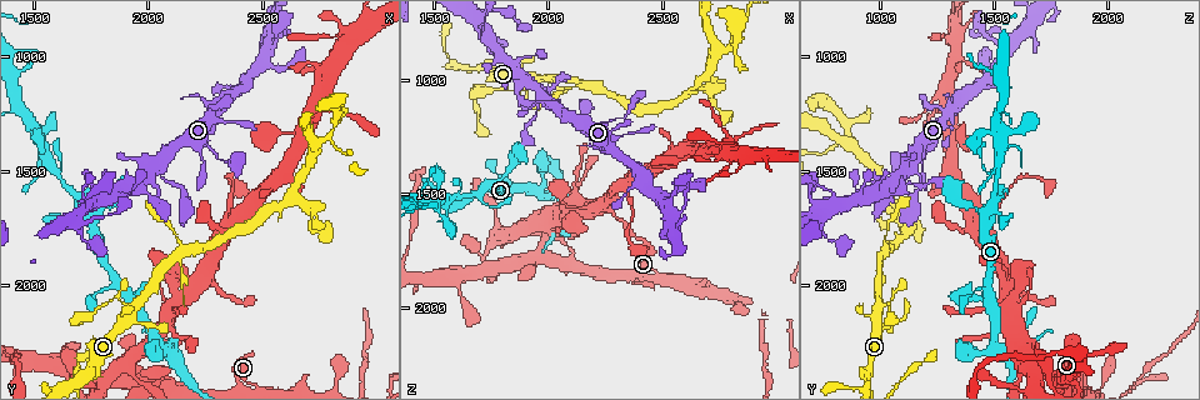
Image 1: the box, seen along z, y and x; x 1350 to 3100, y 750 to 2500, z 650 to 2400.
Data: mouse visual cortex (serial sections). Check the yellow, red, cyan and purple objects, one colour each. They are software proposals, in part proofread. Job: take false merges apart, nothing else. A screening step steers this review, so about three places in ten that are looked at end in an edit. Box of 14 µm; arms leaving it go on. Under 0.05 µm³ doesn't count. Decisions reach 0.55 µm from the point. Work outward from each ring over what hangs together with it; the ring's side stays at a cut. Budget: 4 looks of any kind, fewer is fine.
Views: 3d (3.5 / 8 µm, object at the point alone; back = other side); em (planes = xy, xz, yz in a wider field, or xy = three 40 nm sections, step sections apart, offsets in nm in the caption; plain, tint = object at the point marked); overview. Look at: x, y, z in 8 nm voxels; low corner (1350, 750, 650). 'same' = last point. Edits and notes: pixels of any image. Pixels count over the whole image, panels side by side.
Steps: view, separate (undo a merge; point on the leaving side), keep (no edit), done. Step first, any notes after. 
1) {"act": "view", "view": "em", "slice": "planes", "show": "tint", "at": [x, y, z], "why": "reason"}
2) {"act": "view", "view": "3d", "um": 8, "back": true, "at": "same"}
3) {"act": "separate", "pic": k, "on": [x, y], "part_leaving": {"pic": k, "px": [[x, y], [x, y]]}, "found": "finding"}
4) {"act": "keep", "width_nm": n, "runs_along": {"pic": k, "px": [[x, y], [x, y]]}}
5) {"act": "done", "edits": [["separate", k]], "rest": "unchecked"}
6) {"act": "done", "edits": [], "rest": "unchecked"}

{"act": "view", "view": "3d", "um": 3.5, "at": [1760, 2410, 1850], "why": "small branch off a trunk"}

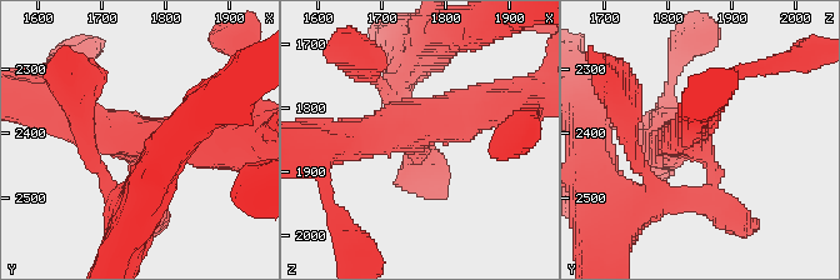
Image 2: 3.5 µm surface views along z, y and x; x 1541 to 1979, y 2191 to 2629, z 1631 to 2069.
{"act": "view", "view": "em", "slice": "xy", "step": 1, "show": "tint", "at": [1760, 2410, 1835], "why": "now the EM"}

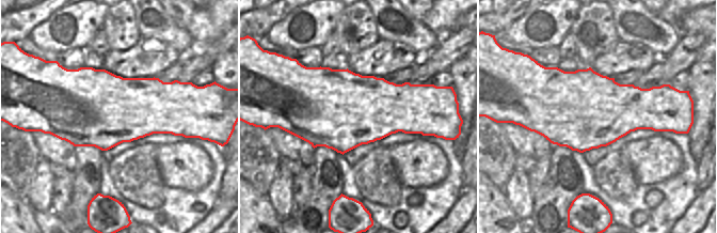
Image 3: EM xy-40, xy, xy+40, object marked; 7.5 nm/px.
{"act": "keep", "runs_along": {"pic": 2, "px": [[213, 143], [136, 139], [129, 193]]}, "found": "continuous, no second cell"}

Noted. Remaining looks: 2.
{"act": "view", "view": "3d", "um": 3.5, "at": [1840, 2050, 1050], "why": "abrupt turn"}

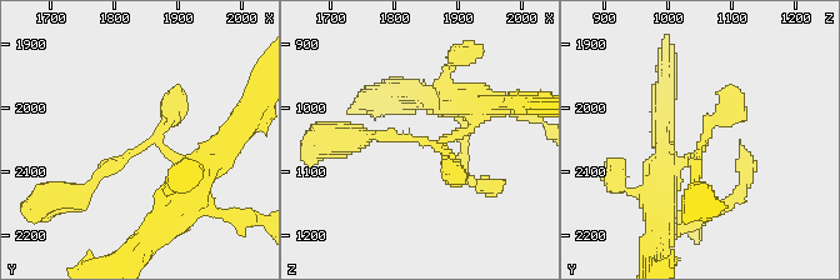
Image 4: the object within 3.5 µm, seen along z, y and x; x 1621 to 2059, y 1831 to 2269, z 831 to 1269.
{"act": "view", "view": "em", "slice": "xy", "step": 1, "show": "tint", "at": [1830, 2060, 1050]}

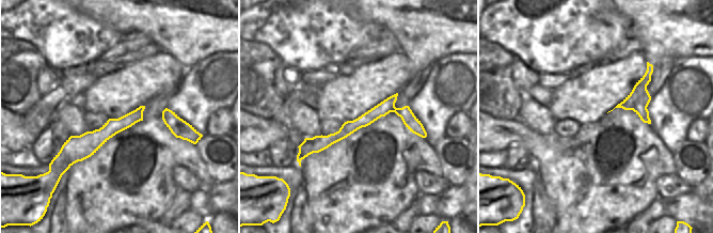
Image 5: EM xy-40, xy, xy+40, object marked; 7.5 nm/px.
{"act": "keep", "runs_along": {"pic": 5, "px": [[423, 133], [401, 112], [381, 109], [301, 154]]}, "found": "continuous, no second cell"}

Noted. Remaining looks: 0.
{"act": "done", "edits": [], "rest": "unchecked"}

